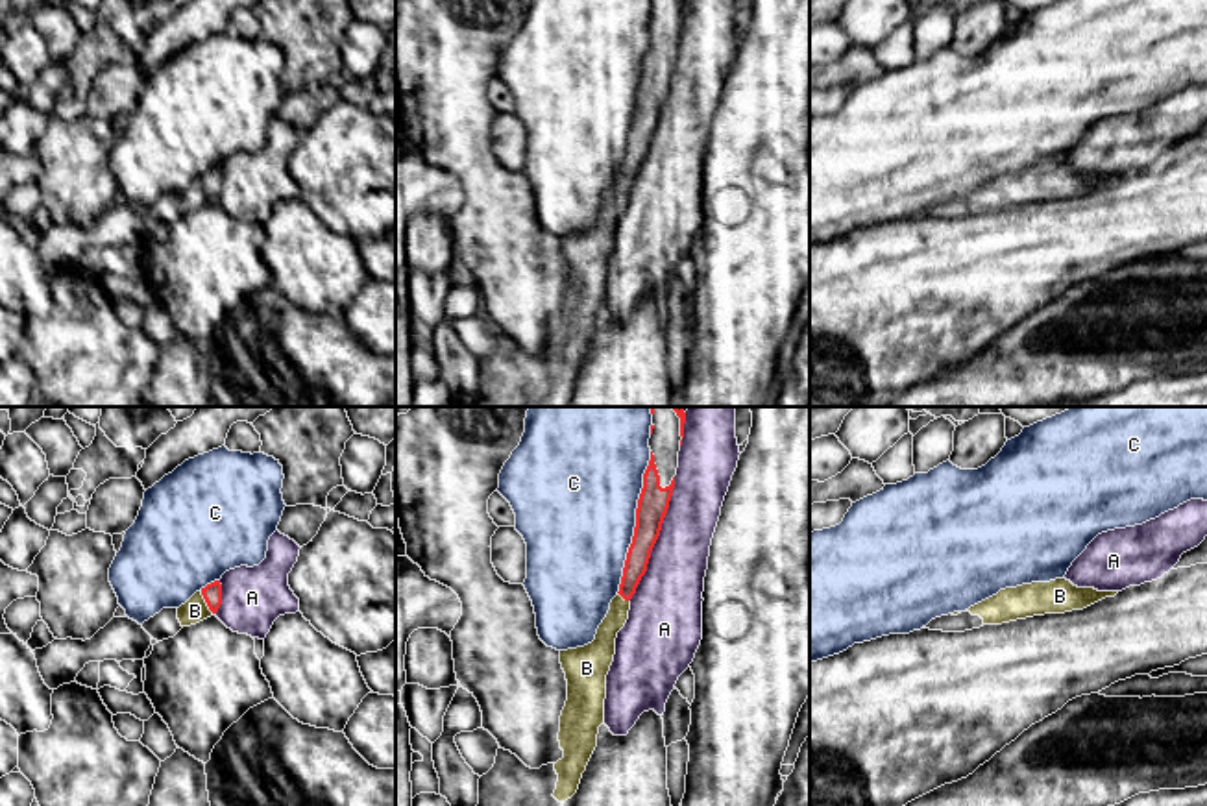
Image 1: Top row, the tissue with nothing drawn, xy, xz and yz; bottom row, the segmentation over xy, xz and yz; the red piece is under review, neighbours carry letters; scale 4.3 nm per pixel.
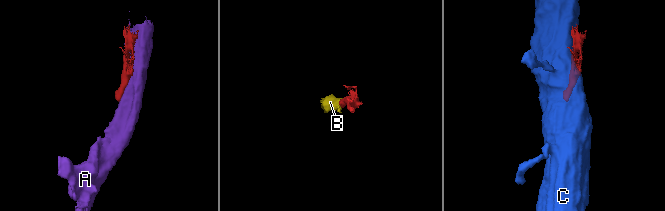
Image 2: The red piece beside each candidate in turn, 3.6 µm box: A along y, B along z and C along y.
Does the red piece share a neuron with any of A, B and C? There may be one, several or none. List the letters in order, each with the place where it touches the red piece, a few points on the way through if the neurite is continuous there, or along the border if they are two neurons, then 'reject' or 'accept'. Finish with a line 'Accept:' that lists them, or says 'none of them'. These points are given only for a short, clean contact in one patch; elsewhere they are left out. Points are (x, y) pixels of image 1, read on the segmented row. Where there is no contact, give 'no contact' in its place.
A: contact xz (657, 538); reject
B: contact xy (206, 601); way xy (211, 592), (206, 601), (195, 610); accept
C: contact xz (636, 522); reject
Accept: B

